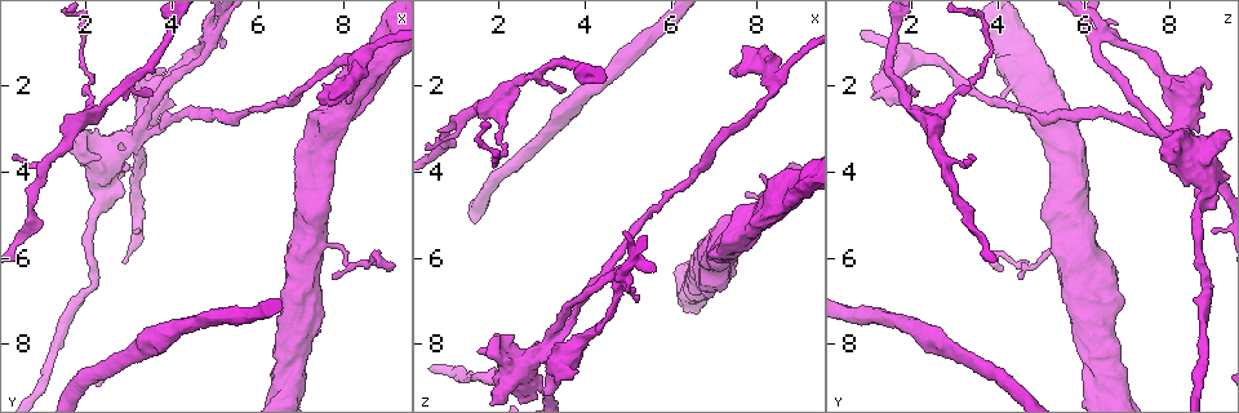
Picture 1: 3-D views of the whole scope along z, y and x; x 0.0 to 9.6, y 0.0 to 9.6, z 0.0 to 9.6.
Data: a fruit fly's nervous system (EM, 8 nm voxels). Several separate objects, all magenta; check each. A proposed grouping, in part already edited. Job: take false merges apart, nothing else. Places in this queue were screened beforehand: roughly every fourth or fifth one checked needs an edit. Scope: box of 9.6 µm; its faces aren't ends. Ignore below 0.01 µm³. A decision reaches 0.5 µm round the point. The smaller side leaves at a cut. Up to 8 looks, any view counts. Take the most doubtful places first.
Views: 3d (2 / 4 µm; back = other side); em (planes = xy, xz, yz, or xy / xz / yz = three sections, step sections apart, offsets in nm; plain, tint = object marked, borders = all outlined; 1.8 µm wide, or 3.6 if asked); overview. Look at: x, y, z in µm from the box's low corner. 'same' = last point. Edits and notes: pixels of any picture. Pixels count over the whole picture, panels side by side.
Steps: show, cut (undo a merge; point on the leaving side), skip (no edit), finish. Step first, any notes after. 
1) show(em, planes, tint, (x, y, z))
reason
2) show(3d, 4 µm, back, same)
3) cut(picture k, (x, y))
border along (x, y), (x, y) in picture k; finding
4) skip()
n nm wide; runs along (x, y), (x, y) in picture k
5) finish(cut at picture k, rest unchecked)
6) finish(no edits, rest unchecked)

show(3d, 2 µm, (3.10, 3.25, 8.15))
closes a loop

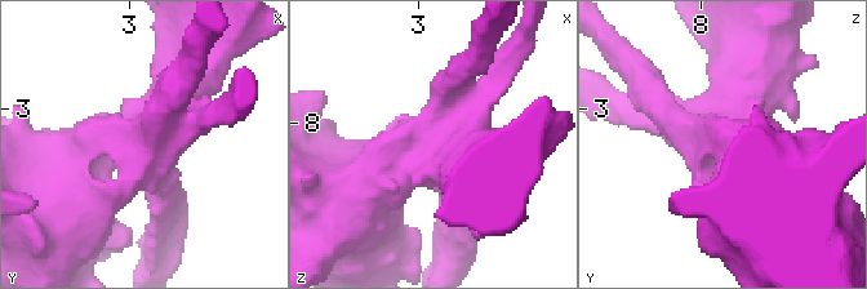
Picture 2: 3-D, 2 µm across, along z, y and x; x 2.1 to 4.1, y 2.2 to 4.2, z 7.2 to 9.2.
show(em, planes, tint, (3.08, 3.18, 8.14))
now the EM

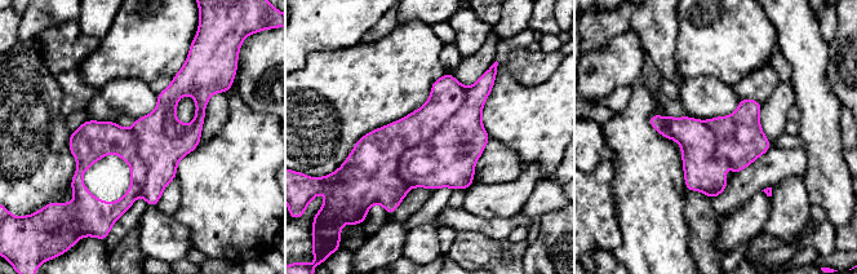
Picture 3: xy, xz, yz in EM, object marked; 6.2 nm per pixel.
skip()
360 nm wide; runs along (181, 74), (152, 171), (114, 212) in picture 3; one neuron here

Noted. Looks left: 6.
show(3d, 2 µm, (4.80, 0.90, 6.55))
closes a loop

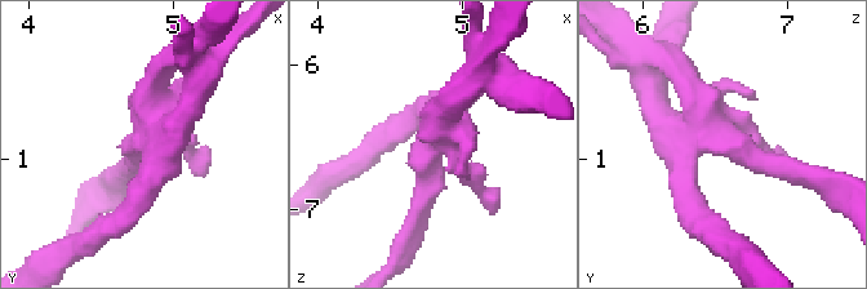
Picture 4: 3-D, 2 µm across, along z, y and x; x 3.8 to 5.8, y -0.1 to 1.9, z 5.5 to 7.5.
show(em, planes, tint, (4.78, 0.88, 6.62))
now the EM

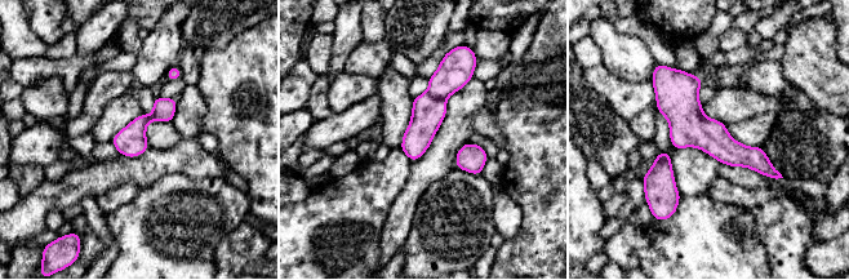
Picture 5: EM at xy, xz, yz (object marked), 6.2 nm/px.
skip()
190 nm wide; one neuron here

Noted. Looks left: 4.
show(em, planes, tint, (8.55, 6.00, 4.25))
thin neck

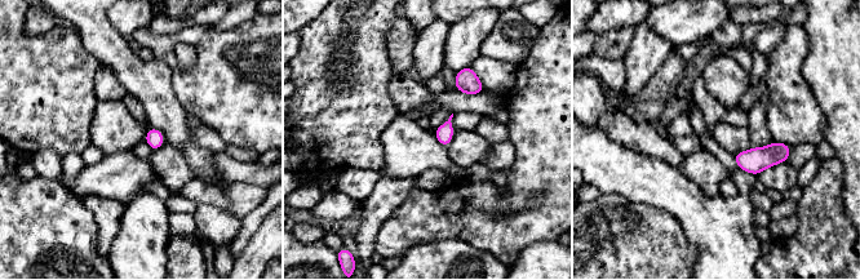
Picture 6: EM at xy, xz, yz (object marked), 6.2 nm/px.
skip()
20 nm wide; one neuron here

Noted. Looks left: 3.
finish(no edits, rest unchecked)

